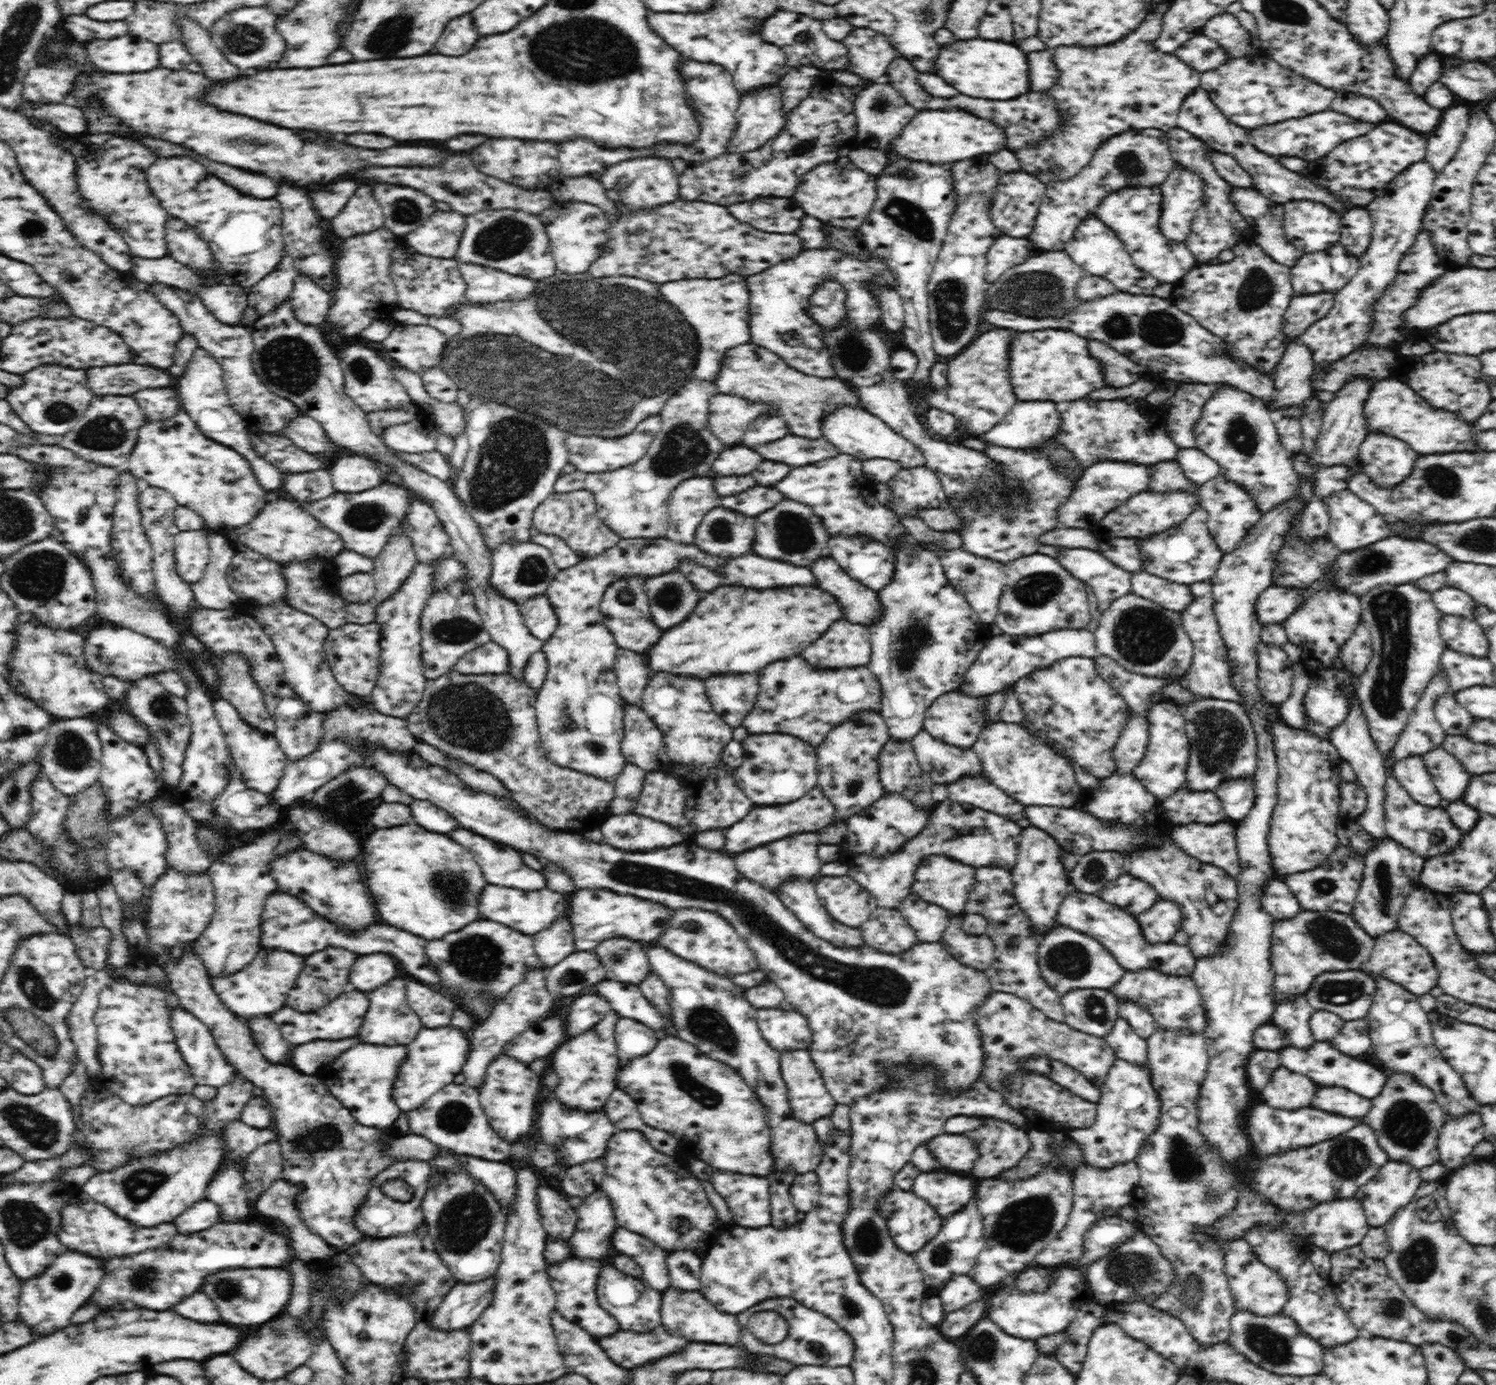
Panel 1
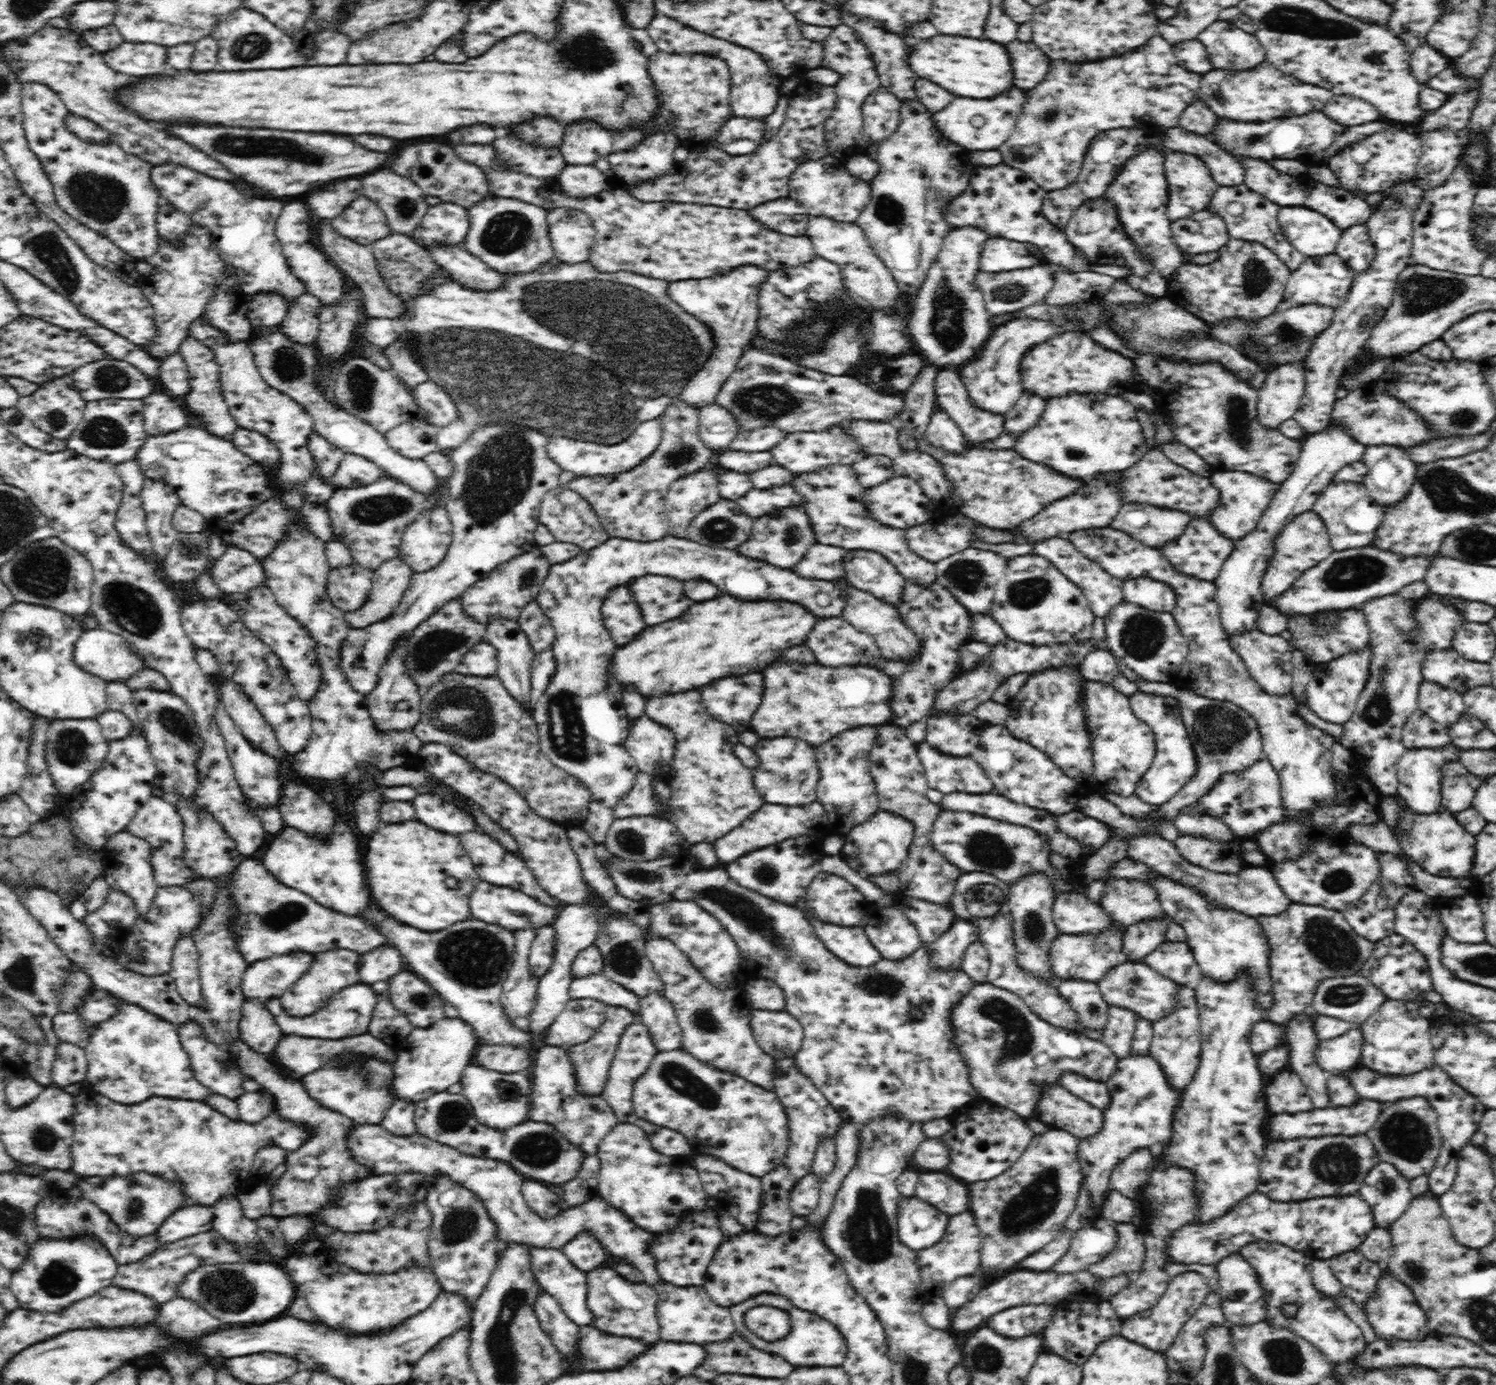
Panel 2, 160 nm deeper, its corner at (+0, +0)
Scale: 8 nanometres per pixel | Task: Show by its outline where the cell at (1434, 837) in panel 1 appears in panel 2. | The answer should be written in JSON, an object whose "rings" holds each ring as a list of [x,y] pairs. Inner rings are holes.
{"rings":[[[1394,794],[1393,797],[1401,806],[1401,818],[1398,819],[1399,832],[1396,833],[1396,838],[1403,852],[1430,874],[1452,878],[1471,878],[1474,853],[1477,852],[1477,838],[1469,834],[1451,813],[1420,815],[1414,813],[1406,805],[1400,794]]]}

